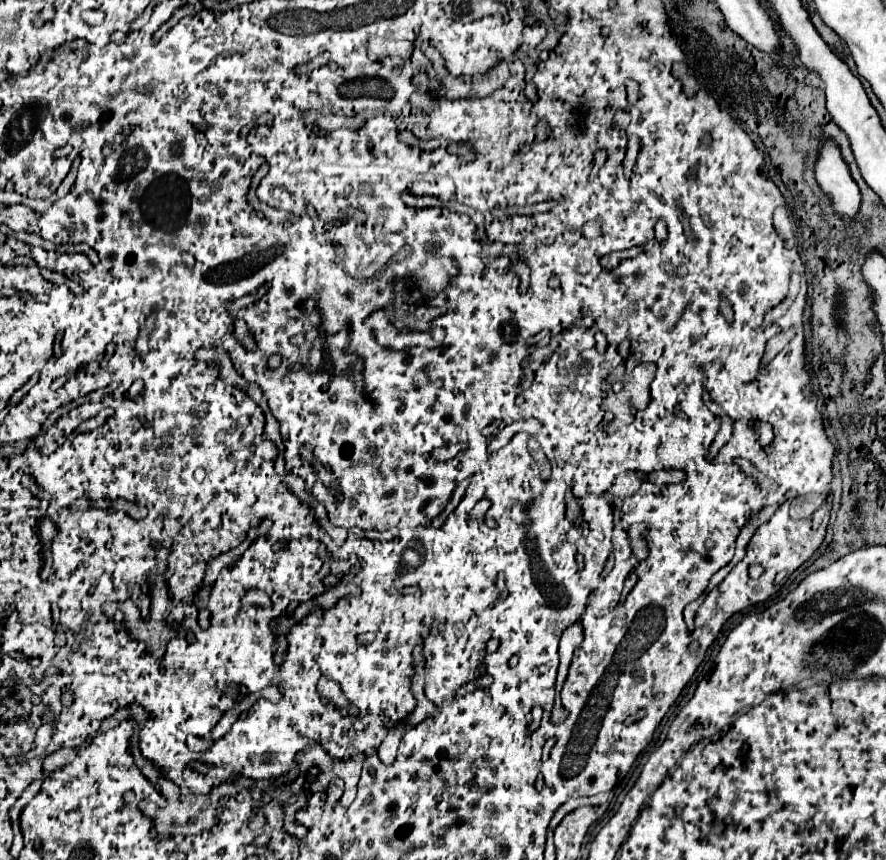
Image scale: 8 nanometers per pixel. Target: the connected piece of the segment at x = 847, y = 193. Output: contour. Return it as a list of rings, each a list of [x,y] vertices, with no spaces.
[[[828,140],[820,150],[820,158],[816,162],[816,180],[820,188],[830,194],[834,210],[844,220],[854,220],[858,216],[860,190],[840,156],[840,148],[832,140]]]

